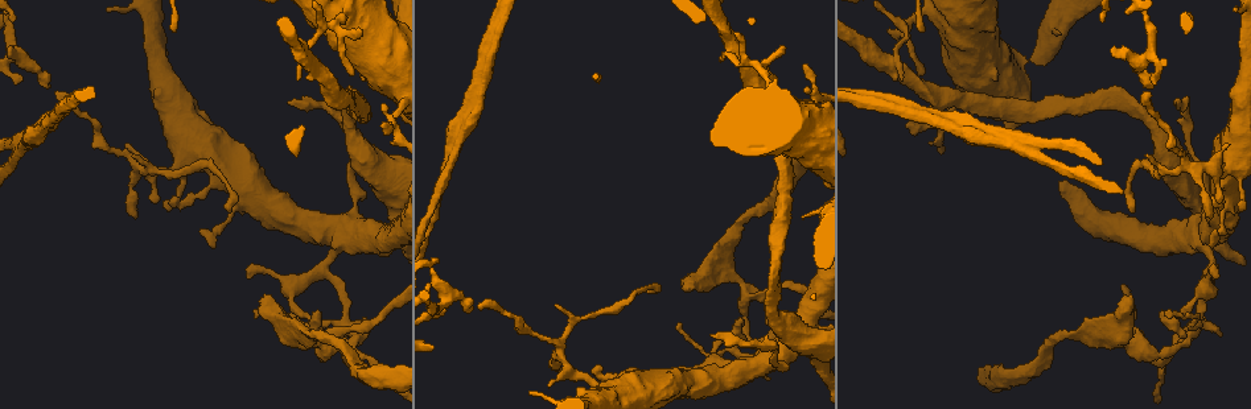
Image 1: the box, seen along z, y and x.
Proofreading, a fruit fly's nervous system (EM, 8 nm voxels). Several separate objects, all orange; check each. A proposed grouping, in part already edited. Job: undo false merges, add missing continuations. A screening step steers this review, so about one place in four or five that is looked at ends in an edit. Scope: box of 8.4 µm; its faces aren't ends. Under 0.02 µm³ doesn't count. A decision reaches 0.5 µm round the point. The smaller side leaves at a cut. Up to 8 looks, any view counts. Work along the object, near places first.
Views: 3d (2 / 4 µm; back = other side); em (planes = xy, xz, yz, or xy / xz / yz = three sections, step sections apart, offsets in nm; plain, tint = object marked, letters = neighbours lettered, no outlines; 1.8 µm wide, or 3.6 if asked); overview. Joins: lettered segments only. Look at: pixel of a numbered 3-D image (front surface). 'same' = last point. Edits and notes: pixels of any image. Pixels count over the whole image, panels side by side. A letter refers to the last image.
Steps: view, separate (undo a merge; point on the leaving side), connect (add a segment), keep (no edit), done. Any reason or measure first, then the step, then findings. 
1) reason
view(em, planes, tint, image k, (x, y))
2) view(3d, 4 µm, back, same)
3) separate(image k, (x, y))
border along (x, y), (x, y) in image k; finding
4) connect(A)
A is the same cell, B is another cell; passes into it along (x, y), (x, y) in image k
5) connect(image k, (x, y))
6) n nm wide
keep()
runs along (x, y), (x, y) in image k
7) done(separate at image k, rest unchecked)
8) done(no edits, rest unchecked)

four or more arms meet
view(em, 3.6 µm, yz, step 8, tint, image 1, (627, 382))

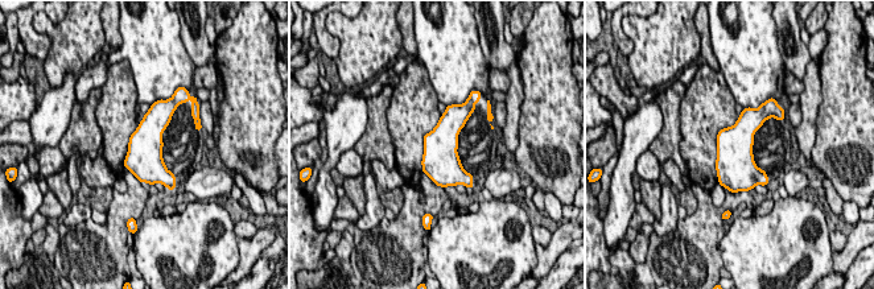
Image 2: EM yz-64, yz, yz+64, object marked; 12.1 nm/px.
another direction
view(em, 3.6 µm, planes, letters, same)

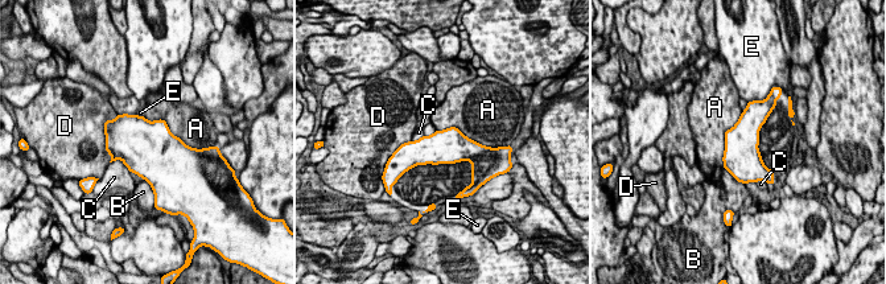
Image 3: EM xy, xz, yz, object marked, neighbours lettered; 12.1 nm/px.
A touches over 750 nm
keep()
A, B, C, D and E are other cells; border along (742, 111), (725, 132), (722, 167) in image 3; one neuron here

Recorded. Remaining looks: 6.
branch stops here
view(em, planes, letters, image 1, (1176, 100))

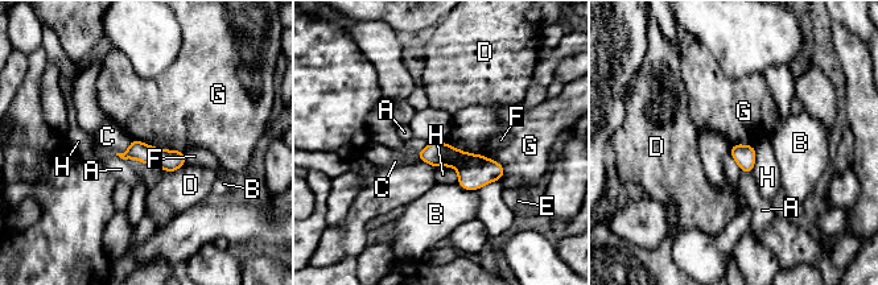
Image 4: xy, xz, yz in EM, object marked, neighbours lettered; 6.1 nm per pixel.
130 nm wide
keep()
A, B, C, D, E, F, G and H are other cells; border along (444, 141), (495, 160), (503, 176) in image 4; no lettered segment goes on from it

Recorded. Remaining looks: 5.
stops while still wide
view(em, xy, step 8, letters, image 1, (802, 216))

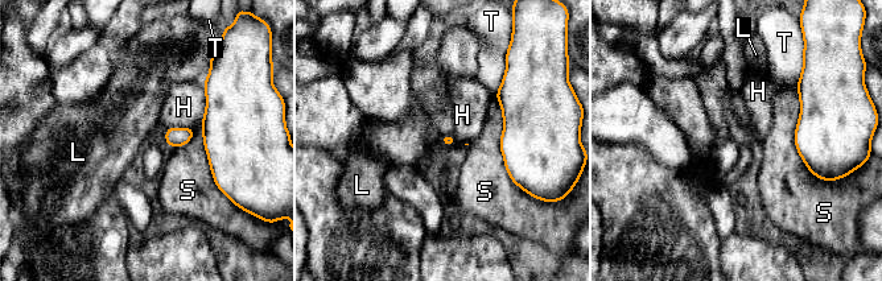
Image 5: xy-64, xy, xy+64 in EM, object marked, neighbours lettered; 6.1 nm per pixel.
keep()
H, L, S and T are other cells; border along (203, 82), (205, 114), (201, 120) in image 5; no lettered segment goes on from it

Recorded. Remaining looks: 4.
done(no edits, rest unchecked)

